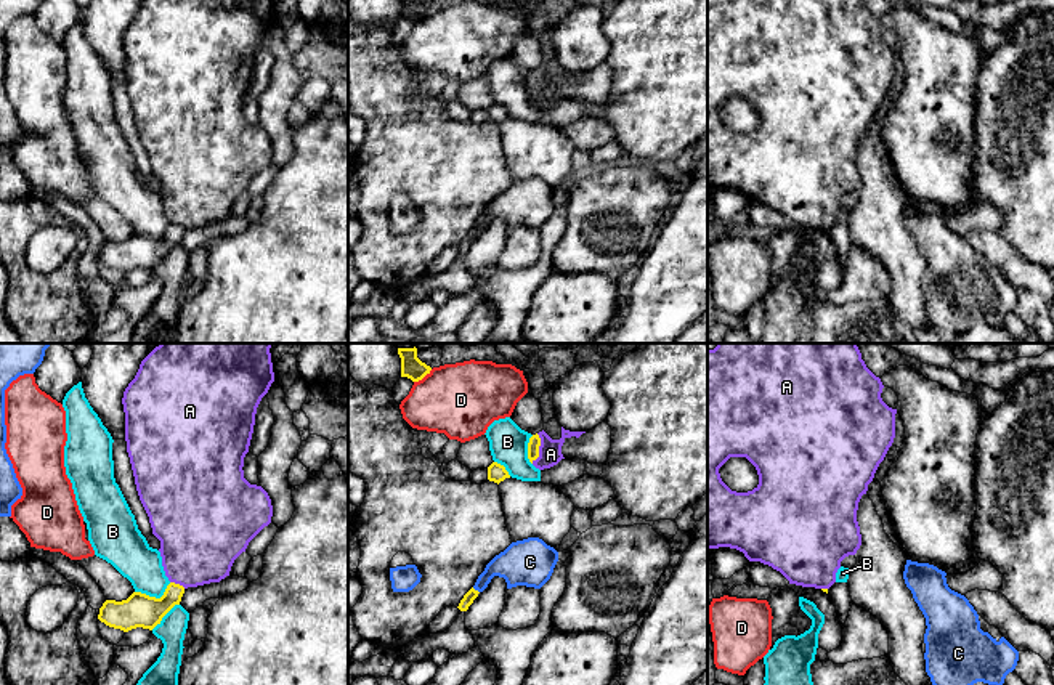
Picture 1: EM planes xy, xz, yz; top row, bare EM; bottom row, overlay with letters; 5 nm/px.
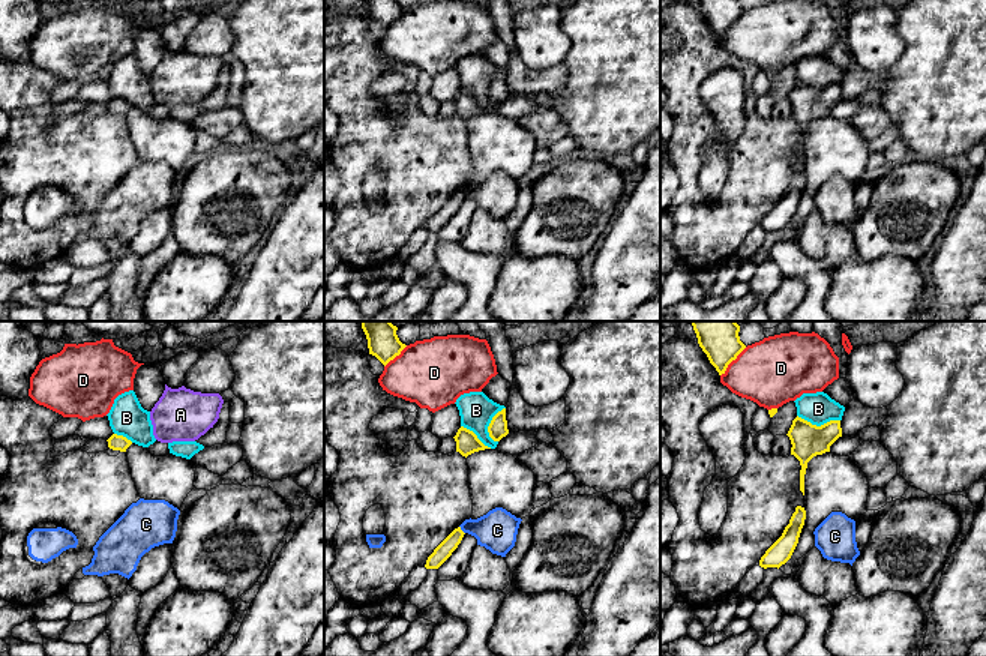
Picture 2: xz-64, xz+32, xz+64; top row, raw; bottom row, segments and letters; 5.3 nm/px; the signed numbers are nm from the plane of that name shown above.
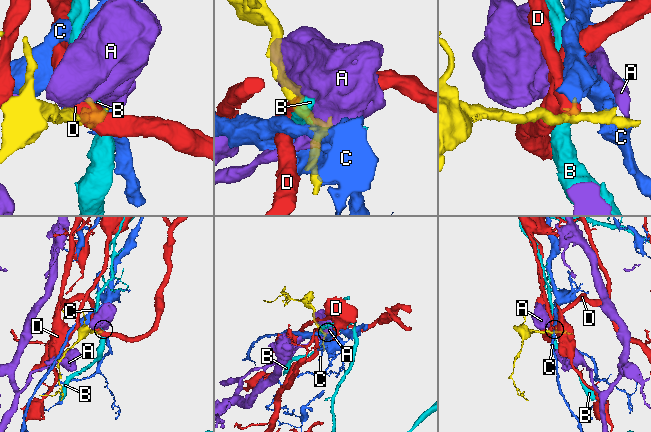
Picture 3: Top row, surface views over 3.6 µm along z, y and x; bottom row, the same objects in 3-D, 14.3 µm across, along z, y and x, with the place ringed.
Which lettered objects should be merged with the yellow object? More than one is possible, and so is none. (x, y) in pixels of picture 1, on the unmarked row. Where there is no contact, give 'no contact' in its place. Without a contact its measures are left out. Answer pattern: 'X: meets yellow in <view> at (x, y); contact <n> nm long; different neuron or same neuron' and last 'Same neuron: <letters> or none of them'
A: meets yellow in xz at (538, 89); contact 160 nm long; different neuron
B: meets yellow in xy at (154, 238); contact 190 nm long; different neuron
C: meets yellow in xz at (474, 230); contact 50 nm long; different neuron
D: meets yellow in xz at (422, 18); contact 120 nm long; different neuron
Same neuron: none of them

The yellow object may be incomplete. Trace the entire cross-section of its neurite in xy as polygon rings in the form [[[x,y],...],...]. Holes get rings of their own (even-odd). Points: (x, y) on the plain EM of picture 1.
[[[170,223],[160,239],[133,233],[122,242],[106,241],[99,249],[98,260],[124,273],[136,268],[152,271],[175,245],[180,245],[183,234],[183,226]]]

